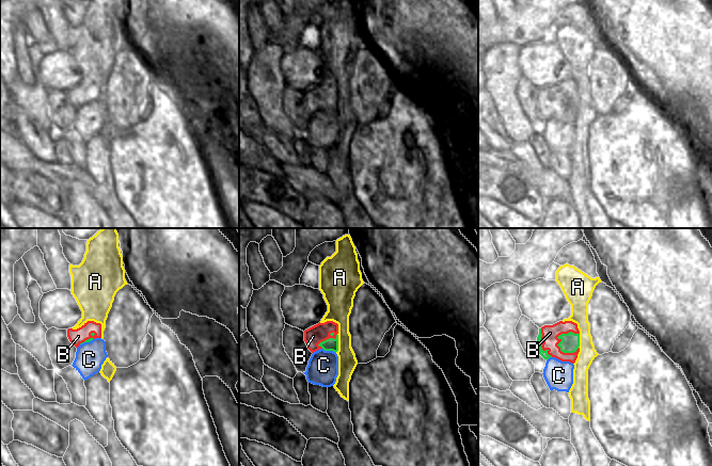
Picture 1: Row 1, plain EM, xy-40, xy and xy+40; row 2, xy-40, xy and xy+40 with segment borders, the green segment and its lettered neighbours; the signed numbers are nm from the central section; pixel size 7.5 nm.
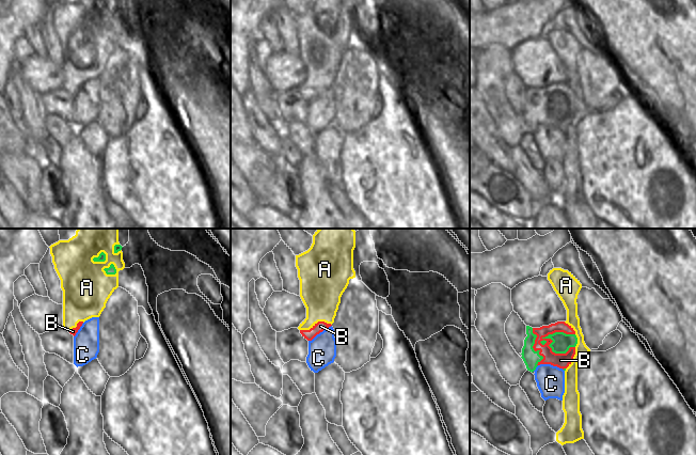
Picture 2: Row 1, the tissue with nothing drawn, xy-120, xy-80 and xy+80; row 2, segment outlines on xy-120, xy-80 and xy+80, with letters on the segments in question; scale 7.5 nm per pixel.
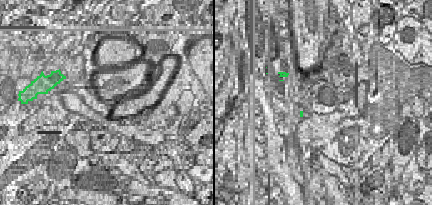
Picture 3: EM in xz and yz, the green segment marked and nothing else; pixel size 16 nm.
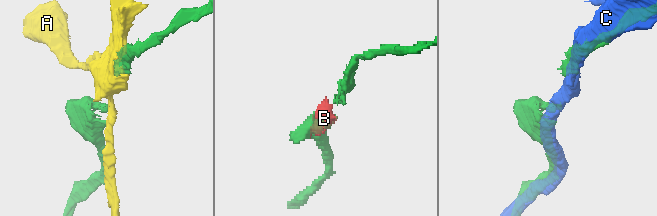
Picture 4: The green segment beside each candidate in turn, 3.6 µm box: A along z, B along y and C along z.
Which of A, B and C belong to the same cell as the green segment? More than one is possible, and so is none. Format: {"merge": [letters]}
{"merge": []}

